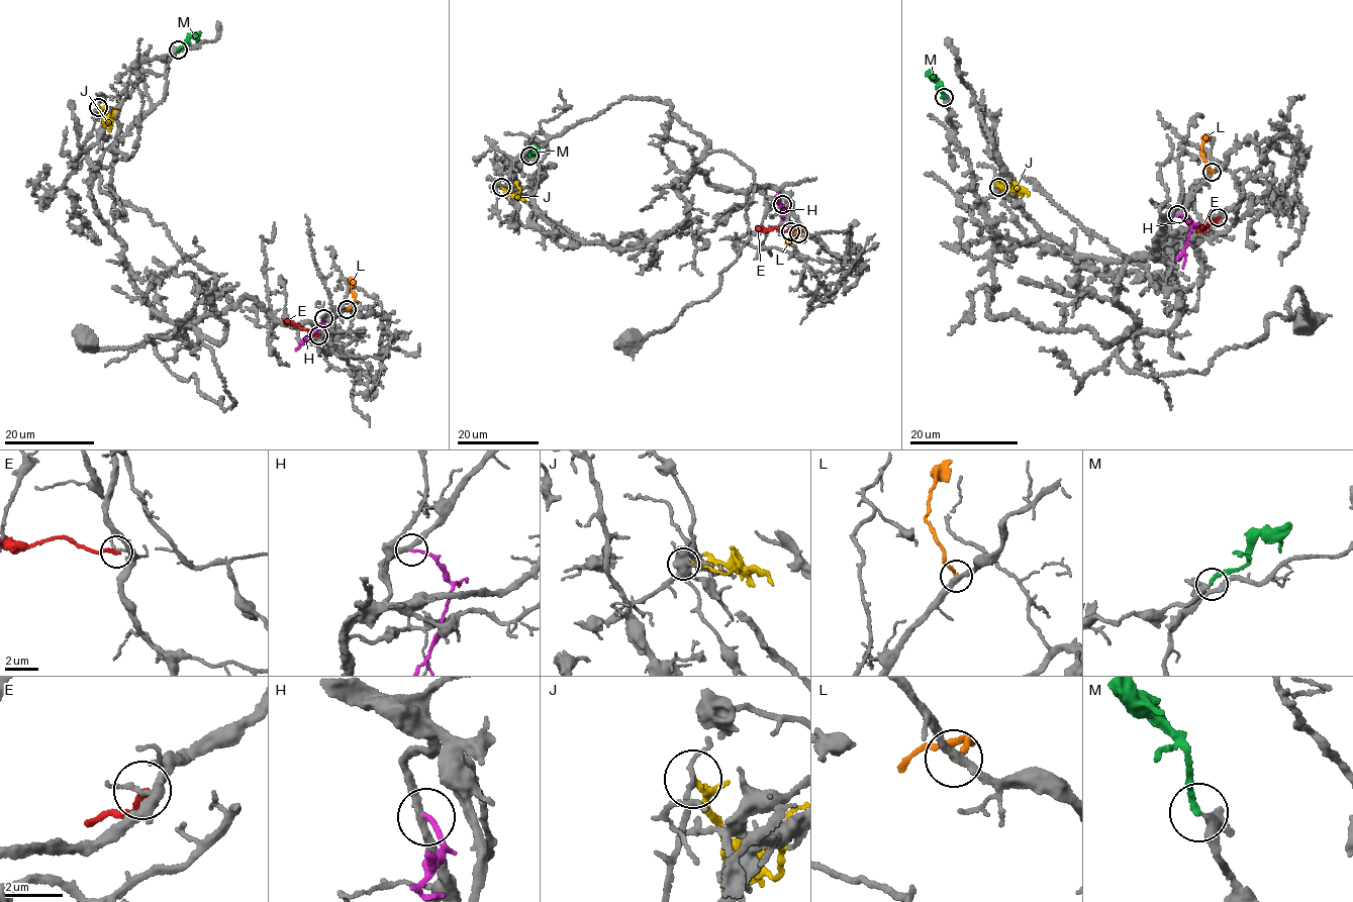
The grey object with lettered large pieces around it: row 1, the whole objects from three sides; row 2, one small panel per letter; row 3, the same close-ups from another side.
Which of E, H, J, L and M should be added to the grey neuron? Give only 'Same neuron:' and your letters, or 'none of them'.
Same neuron: M

